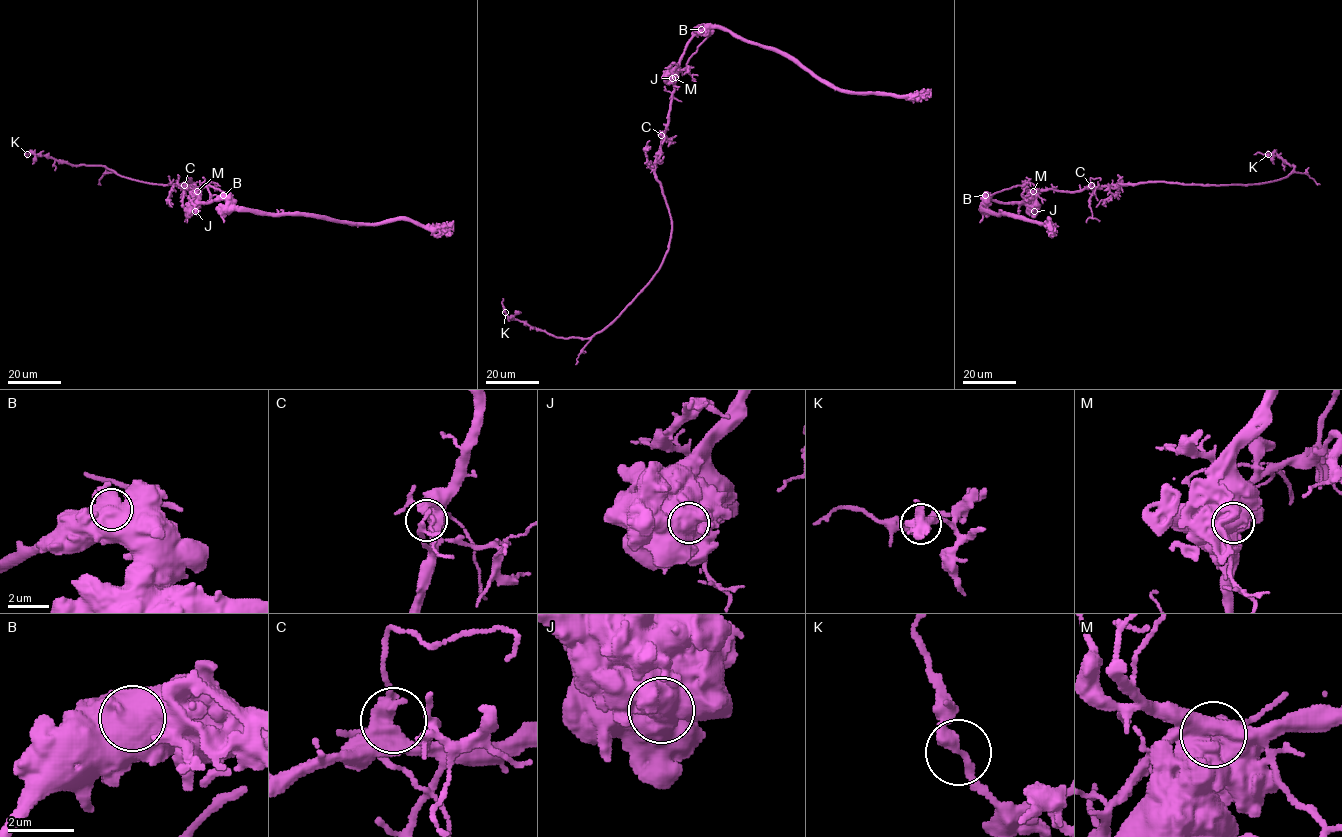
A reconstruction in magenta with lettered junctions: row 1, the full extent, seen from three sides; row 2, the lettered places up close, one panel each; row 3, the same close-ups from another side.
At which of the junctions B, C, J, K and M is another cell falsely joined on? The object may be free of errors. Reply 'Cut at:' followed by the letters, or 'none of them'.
Cut at: M

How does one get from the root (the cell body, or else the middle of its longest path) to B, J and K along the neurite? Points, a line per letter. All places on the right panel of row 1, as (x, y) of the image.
B: (983, 209), (985, 195)
J: (983, 209), (985, 200), (993, 199), (1024, 202), (1034, 211)
K: (983, 209), (985, 199), (1023, 202), (1049, 189), (1157, 182), (1259, 184), (1293, 170), (1268, 154)

